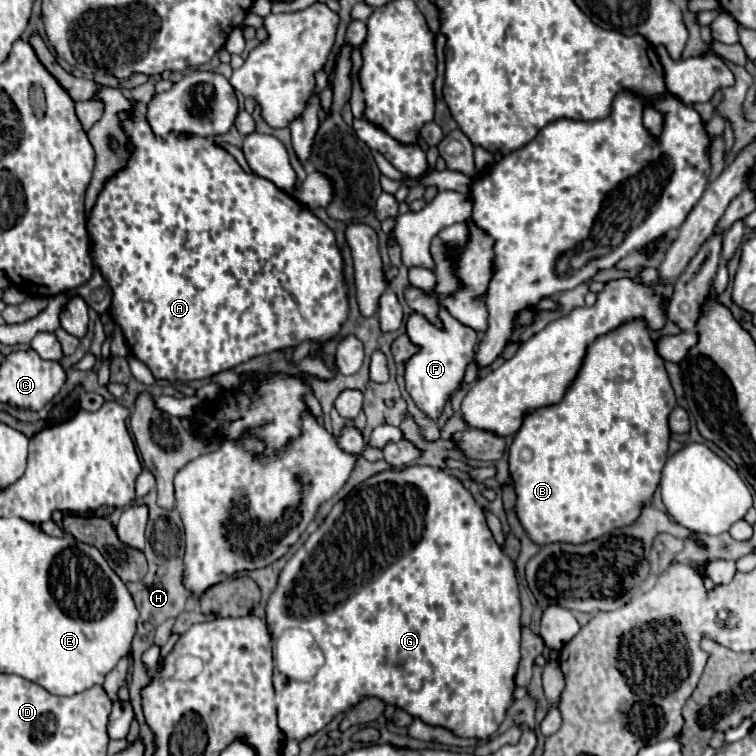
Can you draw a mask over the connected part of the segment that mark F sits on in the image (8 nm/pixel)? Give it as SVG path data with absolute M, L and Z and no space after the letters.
M446 309L440 311L440 319L444 321L444 329L436 329L418 313L412 313L412 317L406 323L410 341L422 347L422 351L406 363L406 373L404 373L406 391L414 399L416 407L428 419L434 419L434 421L440 419L448 399L452 399L459 391L466 367L474 357L474 343L476 343L476 331L456 321Z

